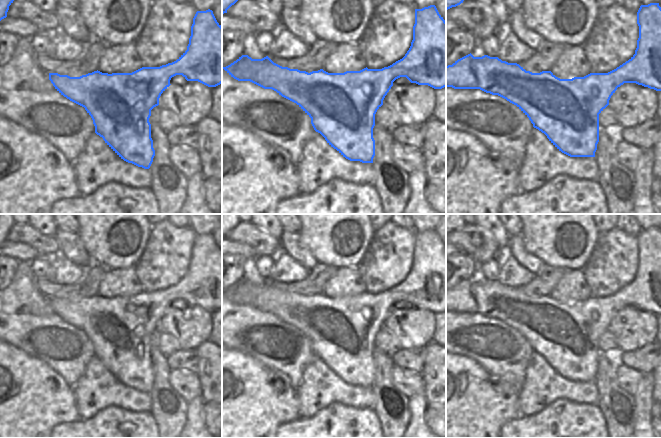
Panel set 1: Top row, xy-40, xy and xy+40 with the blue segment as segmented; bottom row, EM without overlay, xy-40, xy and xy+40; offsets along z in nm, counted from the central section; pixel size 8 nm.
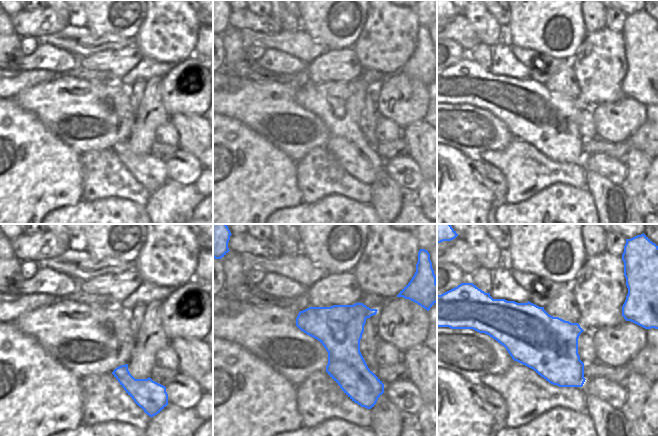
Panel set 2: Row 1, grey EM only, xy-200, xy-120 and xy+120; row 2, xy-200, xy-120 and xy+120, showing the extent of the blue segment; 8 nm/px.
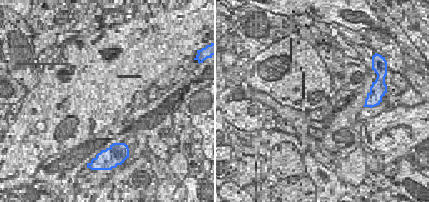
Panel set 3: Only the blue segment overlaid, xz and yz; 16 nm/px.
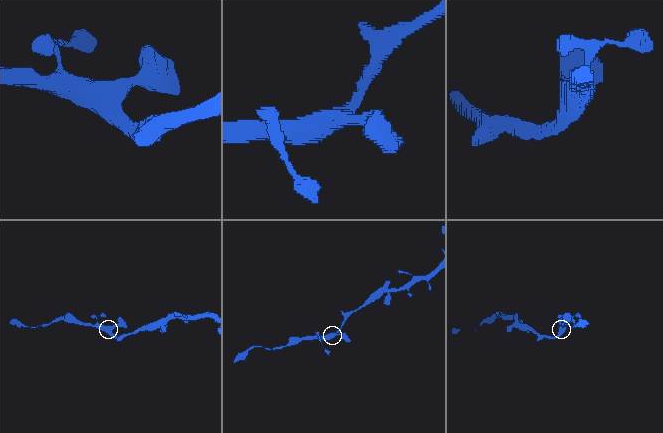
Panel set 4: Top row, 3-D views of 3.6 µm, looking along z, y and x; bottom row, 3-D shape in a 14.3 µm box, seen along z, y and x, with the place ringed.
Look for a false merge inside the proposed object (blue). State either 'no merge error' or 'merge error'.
no merge error

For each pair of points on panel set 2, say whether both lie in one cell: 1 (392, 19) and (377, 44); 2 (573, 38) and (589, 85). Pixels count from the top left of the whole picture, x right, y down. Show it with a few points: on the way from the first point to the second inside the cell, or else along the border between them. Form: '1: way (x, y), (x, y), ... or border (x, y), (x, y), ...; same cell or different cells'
1: way (392, 25), (392, 29), (383, 38); same cell
2: border (586, 33), (571, 60); different cells

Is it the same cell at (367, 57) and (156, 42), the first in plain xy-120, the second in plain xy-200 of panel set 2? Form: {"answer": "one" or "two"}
{"answer": "one"}

